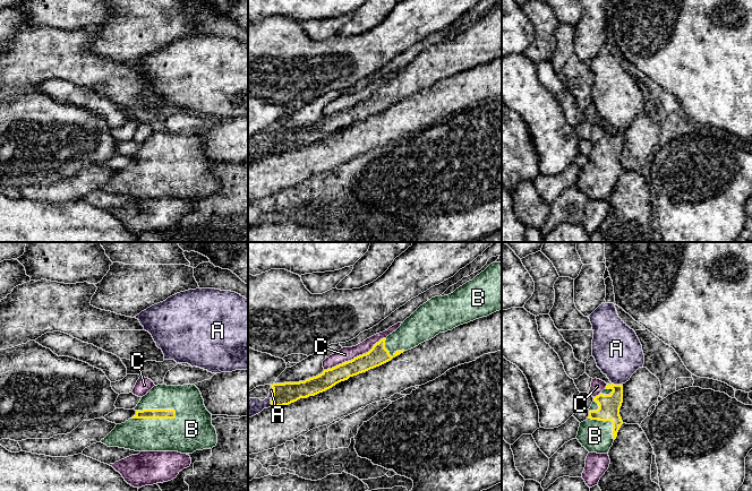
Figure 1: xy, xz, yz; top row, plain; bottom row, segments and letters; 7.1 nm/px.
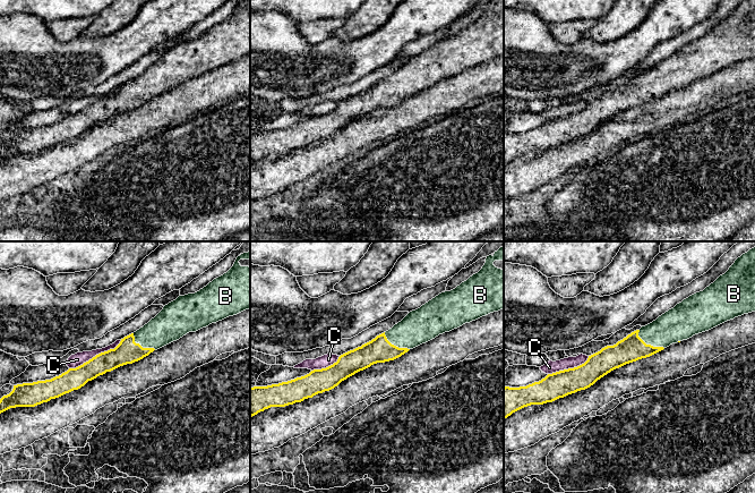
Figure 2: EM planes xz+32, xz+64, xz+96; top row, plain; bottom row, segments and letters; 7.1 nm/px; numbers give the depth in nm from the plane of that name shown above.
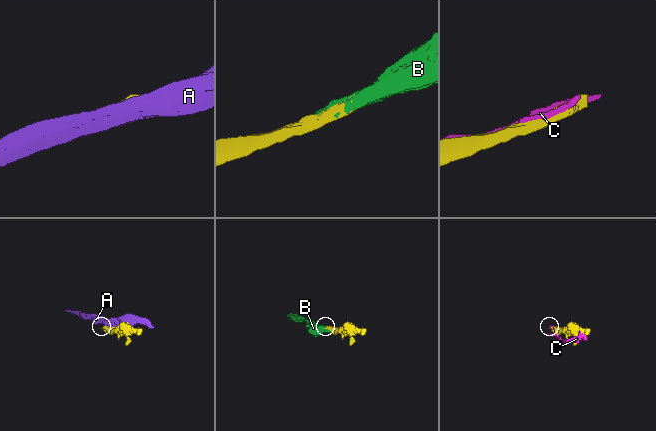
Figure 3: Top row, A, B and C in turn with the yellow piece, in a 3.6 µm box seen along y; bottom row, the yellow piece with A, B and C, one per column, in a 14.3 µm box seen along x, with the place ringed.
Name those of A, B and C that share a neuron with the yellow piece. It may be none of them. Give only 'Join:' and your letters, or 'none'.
Join: B

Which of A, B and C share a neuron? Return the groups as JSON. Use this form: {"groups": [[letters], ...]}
{"groups": [["A"], ["B"], ["C"]]}

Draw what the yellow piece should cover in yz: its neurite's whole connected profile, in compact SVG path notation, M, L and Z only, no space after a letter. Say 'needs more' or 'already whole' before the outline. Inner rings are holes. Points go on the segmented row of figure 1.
needs more; M607 384L589 408L589 416L580 423L576 439L589 453L608 454L623 424L619 408L623 386Z

